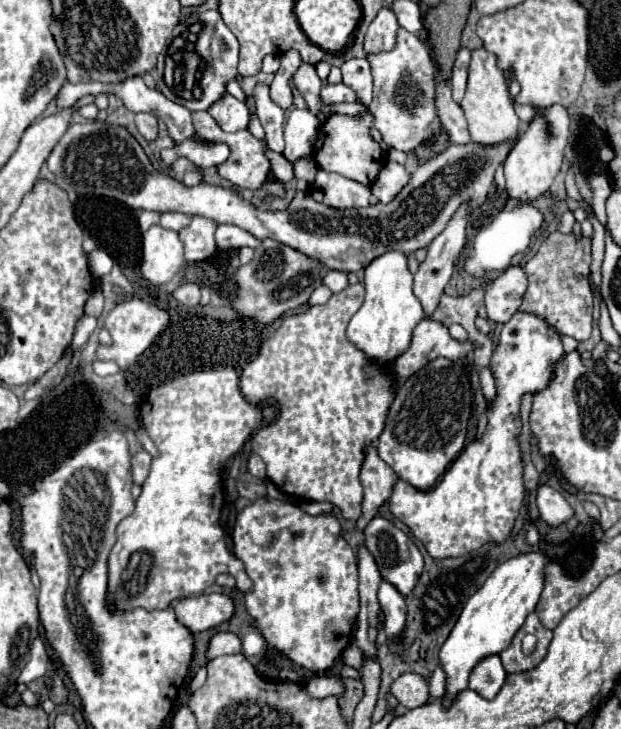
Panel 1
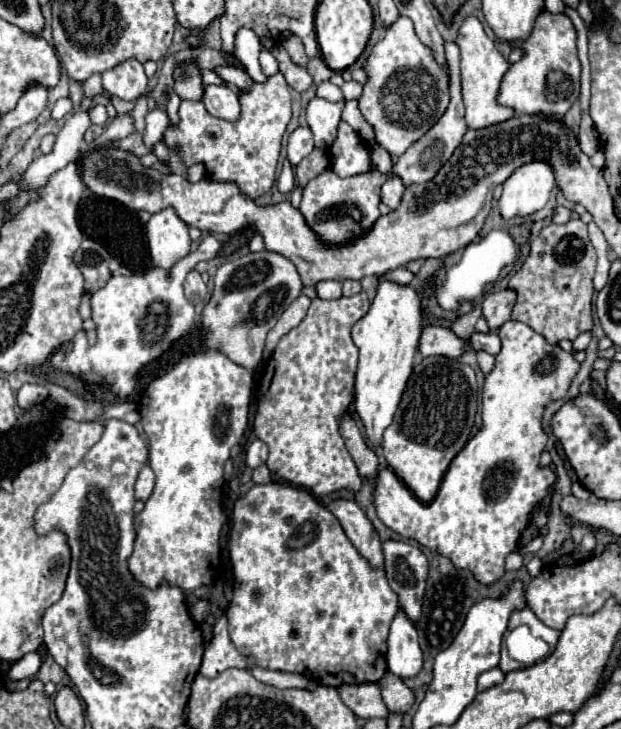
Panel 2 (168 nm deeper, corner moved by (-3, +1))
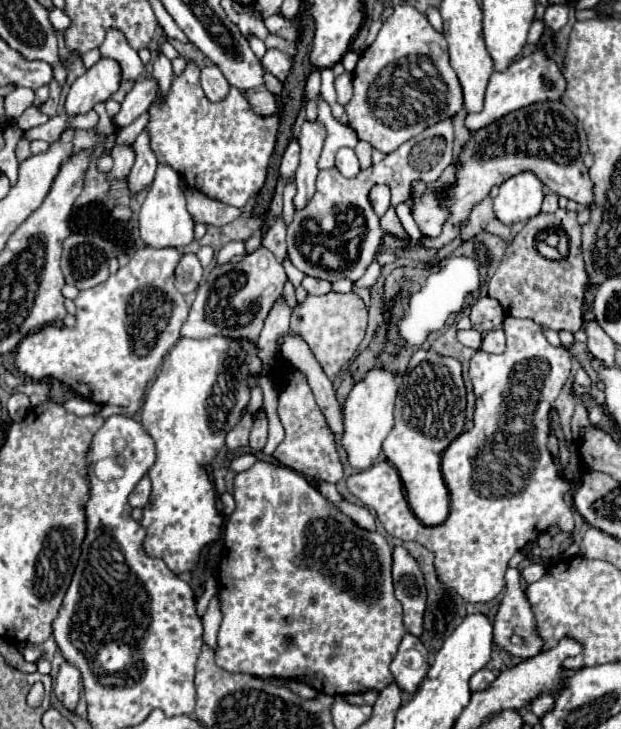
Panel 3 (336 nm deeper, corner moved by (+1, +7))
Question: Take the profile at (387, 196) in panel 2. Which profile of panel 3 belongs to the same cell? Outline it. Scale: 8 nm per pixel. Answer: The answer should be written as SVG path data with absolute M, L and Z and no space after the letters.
M373 185L369 191L369 201L379 217L389 209L389 187L387 185Z

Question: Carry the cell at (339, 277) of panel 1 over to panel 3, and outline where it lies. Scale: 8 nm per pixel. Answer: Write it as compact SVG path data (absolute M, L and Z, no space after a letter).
M305 277L301 285L303 285L303 289L305 289L309 295L325 295L325 293L331 291L331 283L329 283L329 281L315 279L315 277Z

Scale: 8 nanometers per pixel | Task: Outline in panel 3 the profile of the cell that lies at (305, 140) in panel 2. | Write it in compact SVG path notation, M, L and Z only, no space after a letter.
M291 141L283 153L283 159L281 159L281 177L287 177L291 179L295 175L295 169L299 165L299 143L297 141Z

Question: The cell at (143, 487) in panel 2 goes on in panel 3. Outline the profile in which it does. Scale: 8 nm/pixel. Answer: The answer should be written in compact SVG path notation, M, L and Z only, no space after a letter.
M145 477L145 479L139 481L139 485L135 487L135 491L129 495L131 507L143 509L147 505L147 501L149 501L149 495L151 495L151 481L149 481L149 477Z

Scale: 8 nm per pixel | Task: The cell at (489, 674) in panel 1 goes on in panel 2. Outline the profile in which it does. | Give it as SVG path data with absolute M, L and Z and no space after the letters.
M495 667L495 669L489 669L489 671L485 671L483 675L479 675L479 685L477 685L477 691L491 689L493 685L499 685L499 683L503 683L503 679L505 679L505 675L503 675L503 671L501 671L499 667Z

